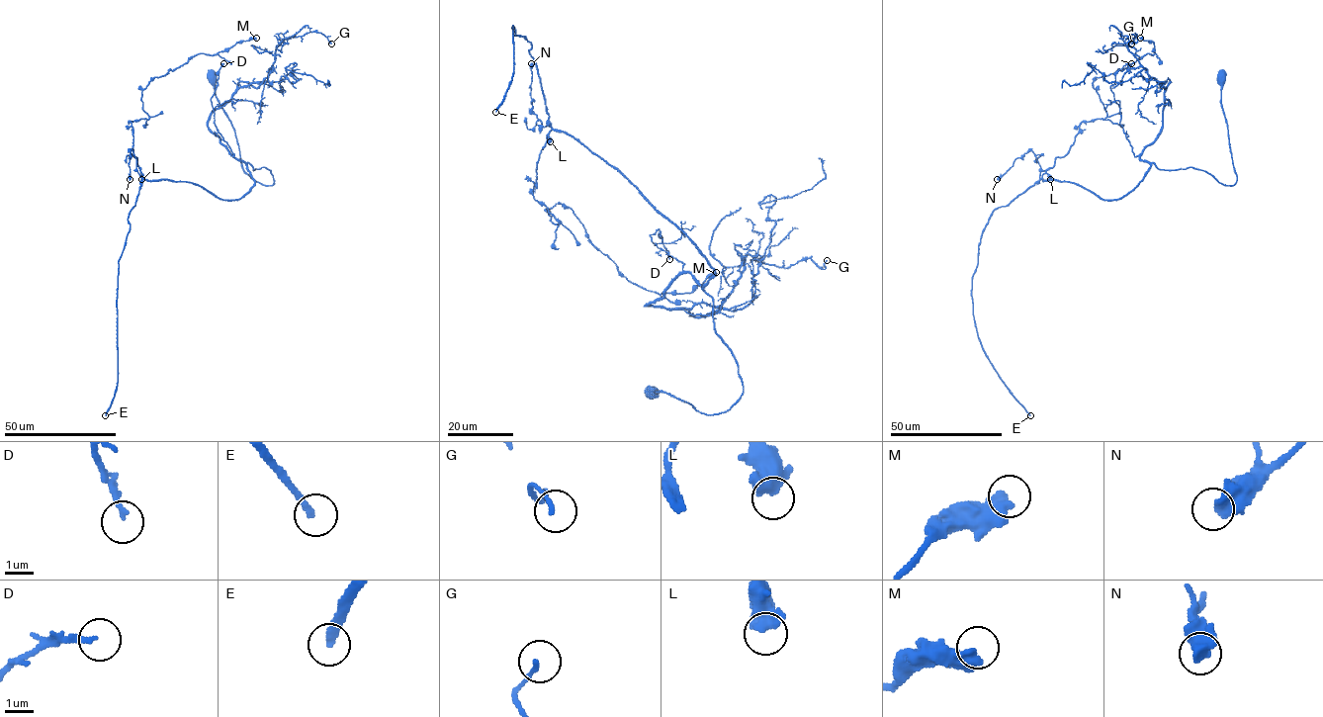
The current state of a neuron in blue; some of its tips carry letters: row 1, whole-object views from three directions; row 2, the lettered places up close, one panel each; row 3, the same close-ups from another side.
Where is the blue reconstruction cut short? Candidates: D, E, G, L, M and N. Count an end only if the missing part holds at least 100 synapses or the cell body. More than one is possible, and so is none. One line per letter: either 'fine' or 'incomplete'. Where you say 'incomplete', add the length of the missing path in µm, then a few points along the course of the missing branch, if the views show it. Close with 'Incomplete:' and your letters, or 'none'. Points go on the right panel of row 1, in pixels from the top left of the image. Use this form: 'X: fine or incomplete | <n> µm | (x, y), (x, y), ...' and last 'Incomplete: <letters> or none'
D: fine
E: incomplete | 130 µm
G: fine
L: fine
M: fine
N: fine
Incomplete: E

